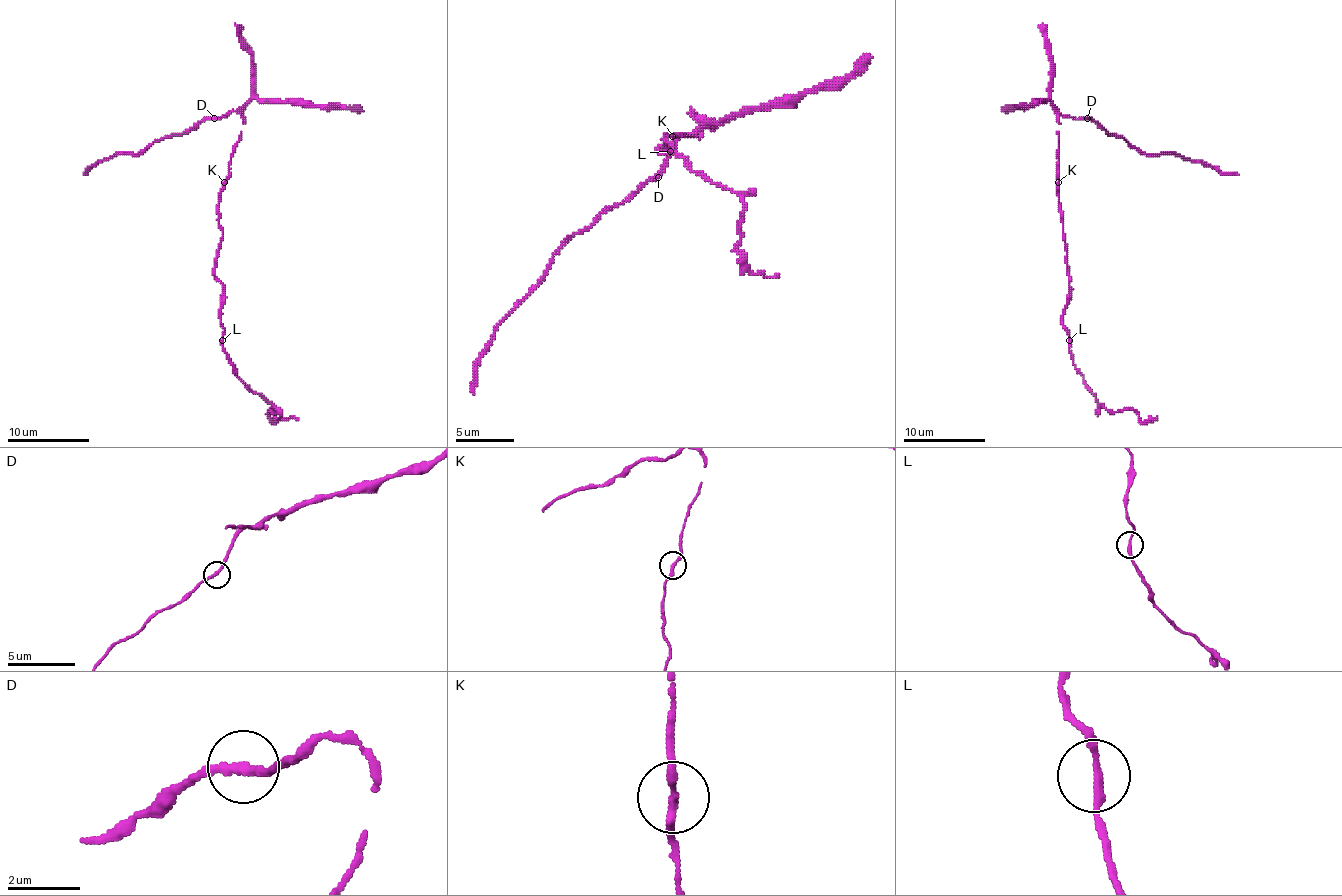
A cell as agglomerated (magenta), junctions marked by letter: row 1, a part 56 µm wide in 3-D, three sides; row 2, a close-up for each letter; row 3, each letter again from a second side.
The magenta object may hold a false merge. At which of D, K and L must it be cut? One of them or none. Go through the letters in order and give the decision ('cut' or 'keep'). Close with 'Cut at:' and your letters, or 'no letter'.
D: keep
K: keep
L: keep
Cut at: no letter

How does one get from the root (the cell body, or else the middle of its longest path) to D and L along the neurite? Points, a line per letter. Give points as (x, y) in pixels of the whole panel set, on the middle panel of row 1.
D: (667, 136), (699, 136), (682, 136), (658, 177)
L: (667, 136), (664, 142), (670, 142), (658, 151), (673, 151), (667, 142), (673, 148), (670, 151)

